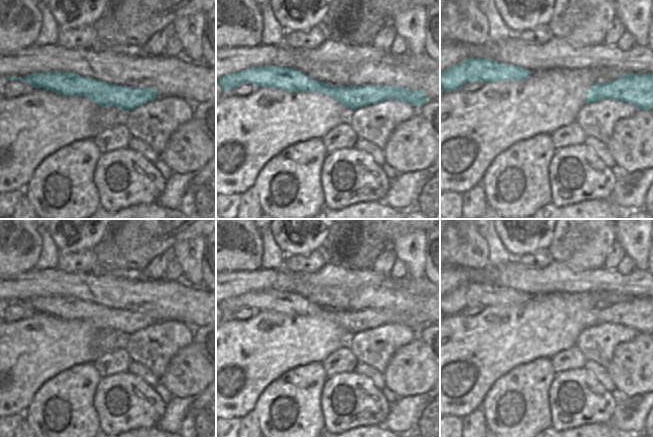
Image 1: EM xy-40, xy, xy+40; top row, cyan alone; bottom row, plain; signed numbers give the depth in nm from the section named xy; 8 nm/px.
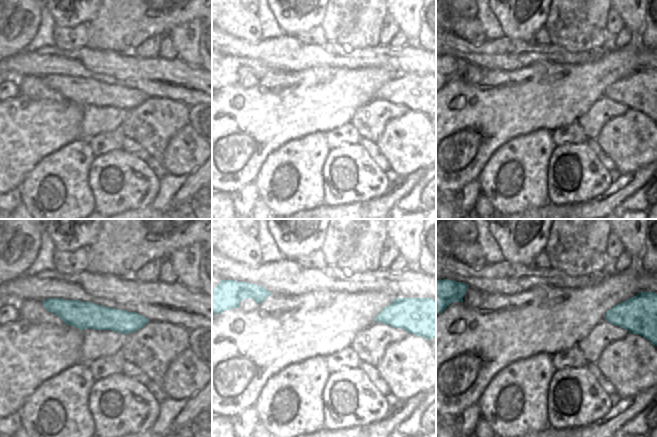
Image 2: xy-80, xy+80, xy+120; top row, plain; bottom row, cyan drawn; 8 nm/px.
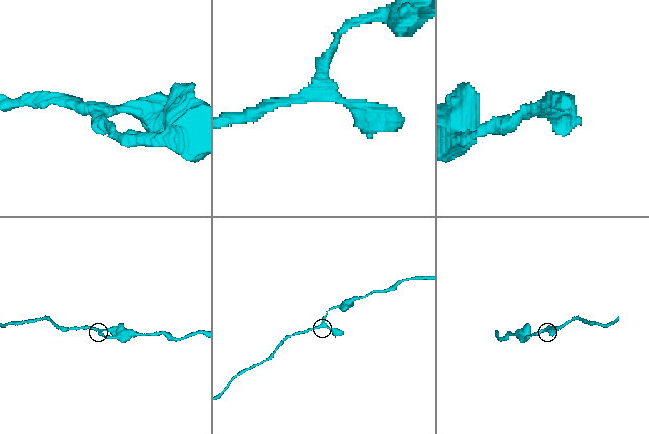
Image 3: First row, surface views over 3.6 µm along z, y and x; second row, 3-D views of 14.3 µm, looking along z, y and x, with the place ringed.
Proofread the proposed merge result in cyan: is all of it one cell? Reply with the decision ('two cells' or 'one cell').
one cell

